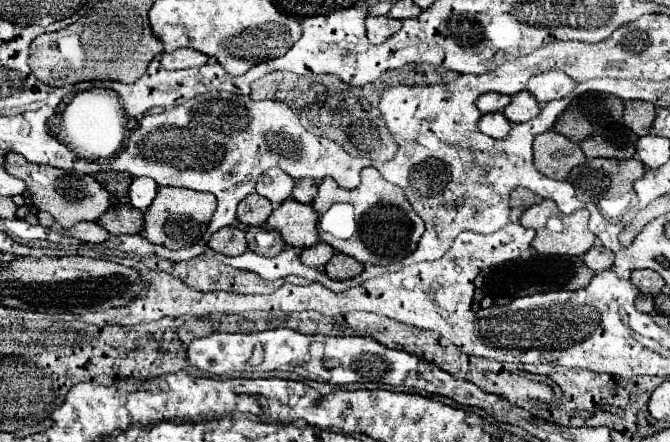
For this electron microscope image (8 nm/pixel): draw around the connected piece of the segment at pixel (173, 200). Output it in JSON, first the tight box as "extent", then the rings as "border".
{"extent":[142,186,216,250],"border":[[[162,186],[154,198],[154,202],[150,204],[148,210],[144,210],[144,232],[142,236],[146,236],[152,244],[162,244],[170,250],[178,250],[184,246],[192,246],[196,242],[202,240],[208,222],[212,218],[212,214],[216,212],[216,196],[208,194],[208,192],[196,192],[190,188],[176,188],[176,186]]]}

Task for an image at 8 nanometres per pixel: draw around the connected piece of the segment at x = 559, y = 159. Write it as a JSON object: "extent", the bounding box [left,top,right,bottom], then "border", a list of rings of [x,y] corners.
{"extent":[534,130,586,180],"border":[[[554,130],[534,138],[534,164],[548,178],[566,180],[572,168],[584,162],[586,156],[582,148]]]}

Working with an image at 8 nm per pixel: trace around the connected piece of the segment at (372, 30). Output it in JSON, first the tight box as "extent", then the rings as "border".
{"extent":[366,16,402,44],"border":[[[368,16],[366,18],[366,36],[370,44],[382,44],[388,36],[402,28],[402,20],[394,20],[388,16]]]}

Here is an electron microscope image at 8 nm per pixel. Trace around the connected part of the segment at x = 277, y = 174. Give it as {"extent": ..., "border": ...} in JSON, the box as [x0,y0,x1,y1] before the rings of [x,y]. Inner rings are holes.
{"extent":[256,168,294,206],"border":[[[270,168],[266,170],[256,184],[256,192],[264,198],[268,198],[274,206],[282,204],[284,200],[290,198],[294,188],[294,178],[290,178],[284,170],[280,168]]]}

